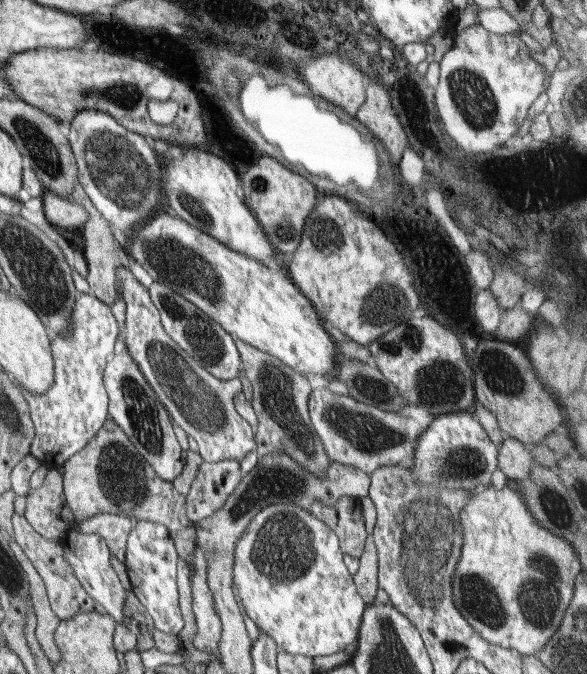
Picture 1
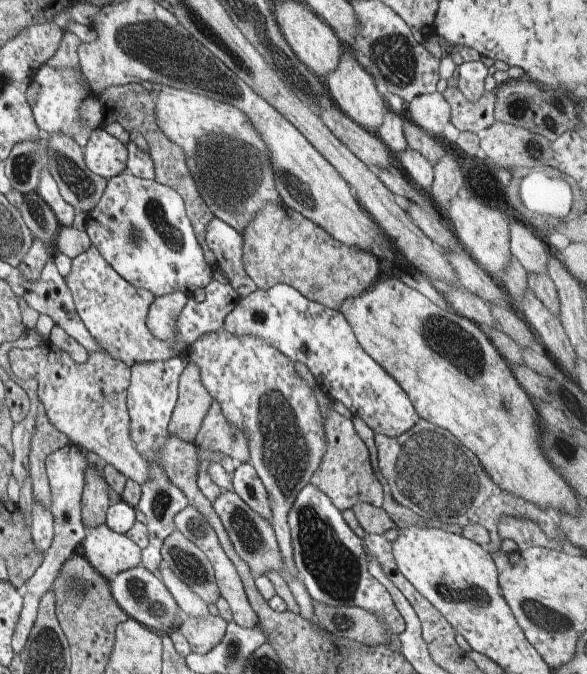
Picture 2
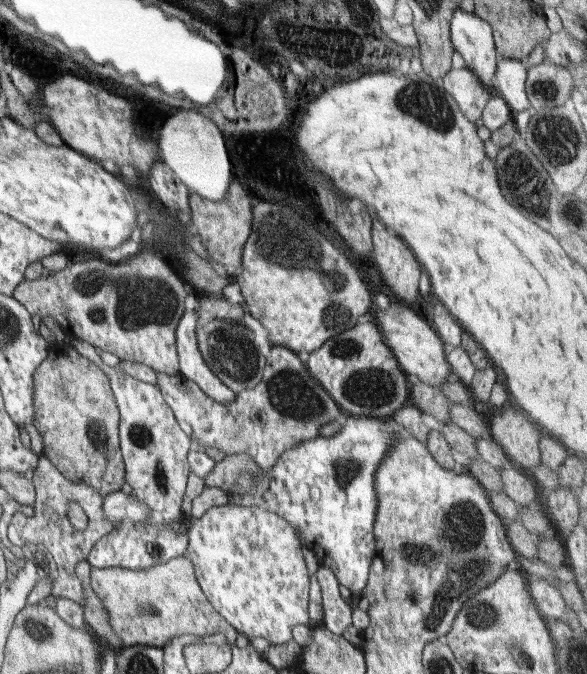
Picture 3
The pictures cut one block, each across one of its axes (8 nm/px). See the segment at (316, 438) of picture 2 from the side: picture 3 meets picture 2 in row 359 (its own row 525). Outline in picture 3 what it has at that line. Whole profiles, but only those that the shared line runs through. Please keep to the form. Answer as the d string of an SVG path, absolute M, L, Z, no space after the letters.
M212 506L198 519L188 520L189 543L186 556L190 558L195 577L205 598L224 620L237 632L252 640L256 636L266 638L270 644L286 644L293 638L292 629L298 624L310 622L310 579L302 554L302 544L297 531L280 516L258 506Z

